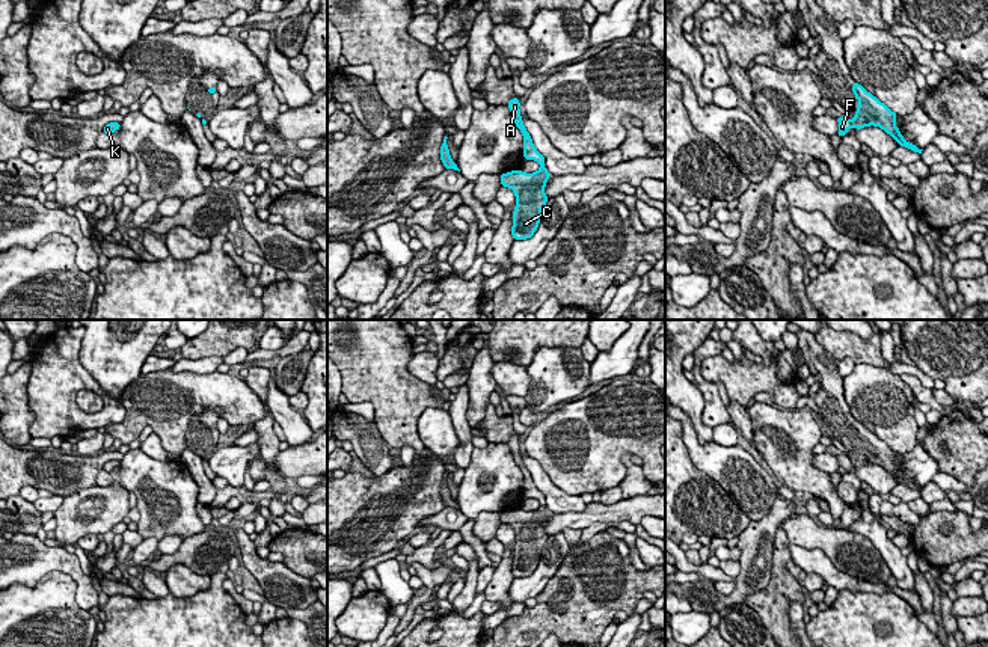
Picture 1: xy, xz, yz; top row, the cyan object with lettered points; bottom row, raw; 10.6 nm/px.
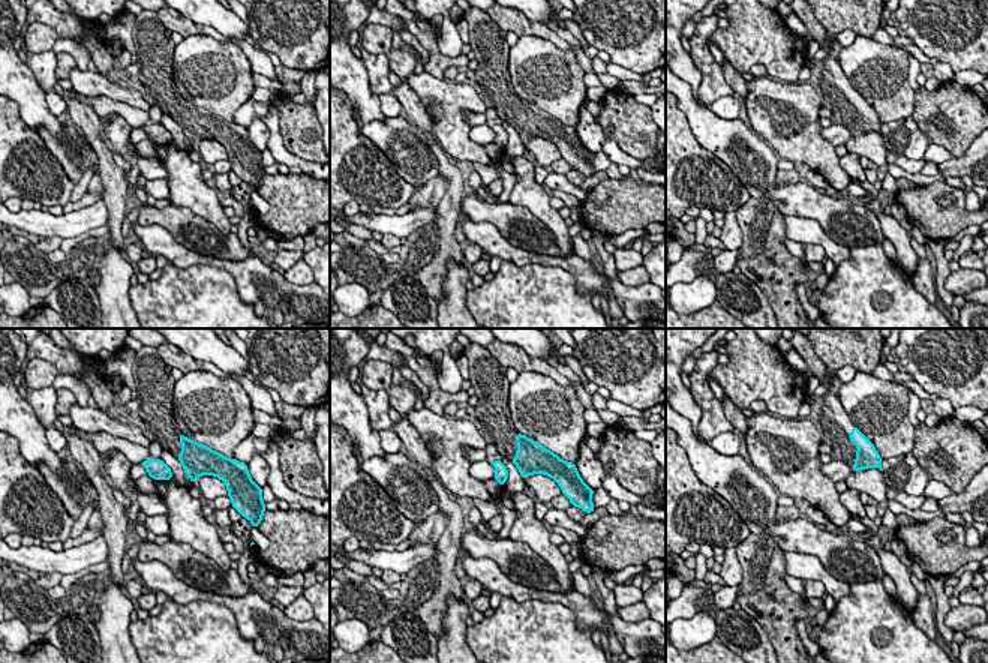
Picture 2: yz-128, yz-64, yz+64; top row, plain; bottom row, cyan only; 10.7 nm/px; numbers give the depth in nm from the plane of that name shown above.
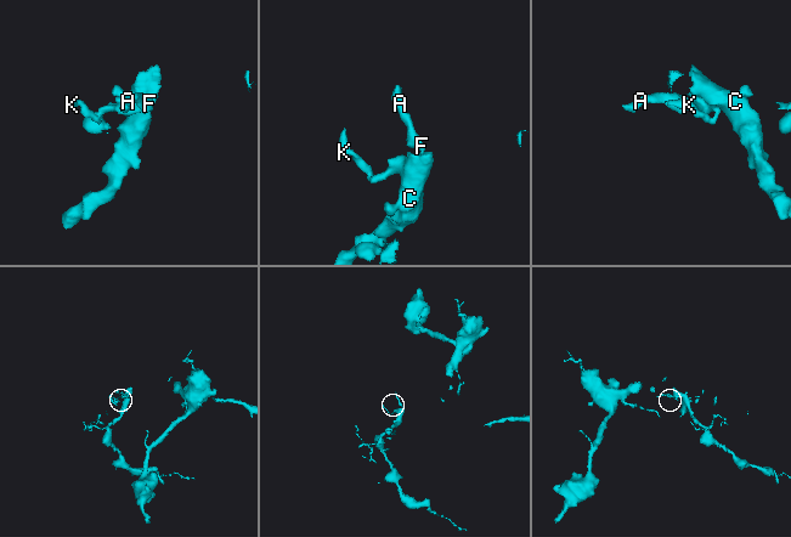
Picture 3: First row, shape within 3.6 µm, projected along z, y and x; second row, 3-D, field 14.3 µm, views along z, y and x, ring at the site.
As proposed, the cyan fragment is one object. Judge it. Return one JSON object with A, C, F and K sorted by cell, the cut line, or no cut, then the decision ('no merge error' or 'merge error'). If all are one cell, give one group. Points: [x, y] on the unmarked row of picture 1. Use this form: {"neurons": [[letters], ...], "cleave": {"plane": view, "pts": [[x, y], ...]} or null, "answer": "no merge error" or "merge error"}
{"neurons": [["A", "F"], ["C", "K"]], "cleave": {"plane": "yz", "pts": [[848, 459], [851, 462]]}, "answer": "merge error"}

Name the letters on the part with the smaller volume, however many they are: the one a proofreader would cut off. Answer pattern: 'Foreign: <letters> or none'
Foreign: C, K

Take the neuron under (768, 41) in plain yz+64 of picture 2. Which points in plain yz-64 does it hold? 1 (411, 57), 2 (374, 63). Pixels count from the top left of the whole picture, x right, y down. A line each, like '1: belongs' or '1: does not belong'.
1: belongs
2: does not belong

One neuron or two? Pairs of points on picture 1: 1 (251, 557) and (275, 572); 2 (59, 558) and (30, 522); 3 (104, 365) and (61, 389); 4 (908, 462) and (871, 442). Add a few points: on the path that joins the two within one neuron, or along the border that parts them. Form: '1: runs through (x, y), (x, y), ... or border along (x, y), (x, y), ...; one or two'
1: runs through (257, 563), (269, 572); one
2: border along (21, 531), (35, 536); two
3: border along (82, 338), (80, 364), (113, 398); two
4: border along (896, 453), (895, 463), (899, 471), (917, 484); two

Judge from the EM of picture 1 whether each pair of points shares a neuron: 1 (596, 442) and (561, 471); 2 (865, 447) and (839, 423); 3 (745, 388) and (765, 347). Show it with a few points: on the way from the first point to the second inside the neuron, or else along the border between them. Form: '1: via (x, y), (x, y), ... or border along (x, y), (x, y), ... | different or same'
1: via (587, 445), (570, 462) | same
2: via (859, 442), (845, 429) | same
3: via (756, 377), (765, 368), (765, 358) | same

